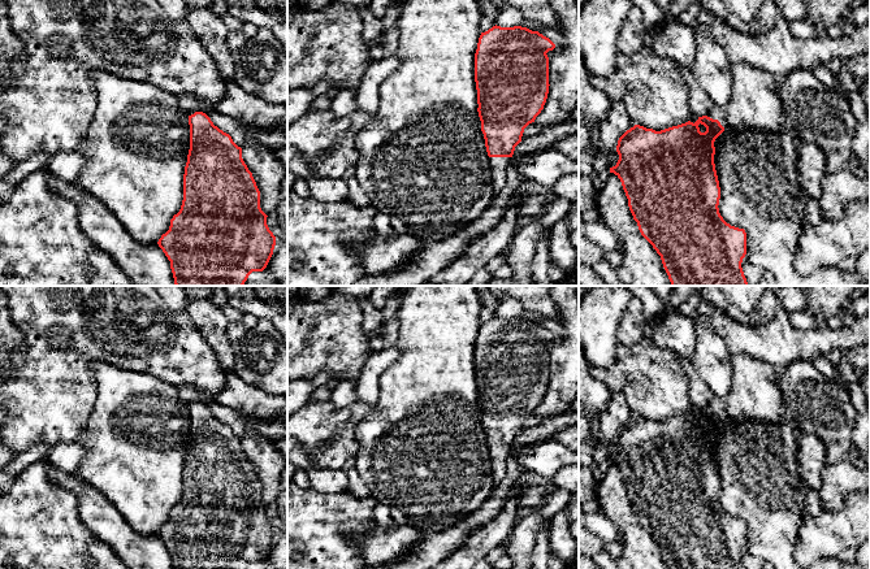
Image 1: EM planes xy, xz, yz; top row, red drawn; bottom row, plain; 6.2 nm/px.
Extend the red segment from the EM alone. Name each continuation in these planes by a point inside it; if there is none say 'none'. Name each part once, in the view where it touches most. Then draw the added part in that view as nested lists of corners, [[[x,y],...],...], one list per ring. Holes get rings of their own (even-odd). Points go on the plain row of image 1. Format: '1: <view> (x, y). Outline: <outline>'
1: yz (754, 395). Outline: [[[746,355],[732,356],[731,365],[733,382],[730,392],[706,407],[718,411],[724,422],[776,424],[783,420],[782,392],[775,381],[784,369]]]

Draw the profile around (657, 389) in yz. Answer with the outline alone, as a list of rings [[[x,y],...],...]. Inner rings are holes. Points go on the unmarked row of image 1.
[[[644,336],[633,346],[619,343],[616,359],[627,378],[623,392],[632,414],[661,422],[691,411],[688,382],[672,351]]]

